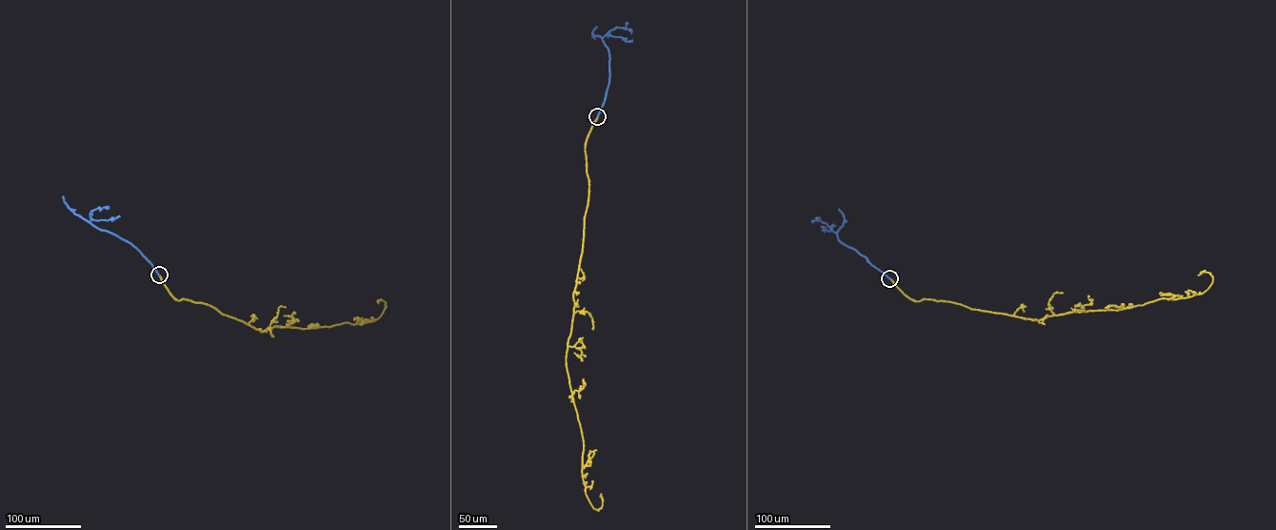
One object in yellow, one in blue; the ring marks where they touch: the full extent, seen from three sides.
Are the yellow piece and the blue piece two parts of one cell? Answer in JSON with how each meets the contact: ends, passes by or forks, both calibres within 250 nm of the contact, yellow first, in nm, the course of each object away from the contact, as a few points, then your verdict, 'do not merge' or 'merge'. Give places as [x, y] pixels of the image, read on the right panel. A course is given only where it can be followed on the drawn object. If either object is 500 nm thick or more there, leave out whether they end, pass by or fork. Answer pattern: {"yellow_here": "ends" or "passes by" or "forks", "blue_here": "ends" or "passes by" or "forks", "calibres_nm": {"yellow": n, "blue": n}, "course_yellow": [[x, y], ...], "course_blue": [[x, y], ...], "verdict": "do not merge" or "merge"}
{"calibres_nm": {"yellow": 700, "blue": 700}, "course_yellow": [[889, 278], [917, 301], [950, 301], [1036, 320], [1189, 297], [1204, 293], [1212, 281], [1207, 272], [1198, 275]], "course_blue": [[889, 278], [866, 257], [840, 242], [837, 233], [844, 220], [838, 209]], "verdict": "merge"}

